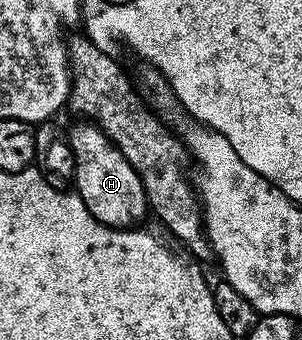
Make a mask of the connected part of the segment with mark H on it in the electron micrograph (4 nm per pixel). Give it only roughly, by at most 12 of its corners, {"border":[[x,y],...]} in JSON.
{"border":[[97,125],[67,130],[74,192],[111,229],[149,216],[138,171]]}

